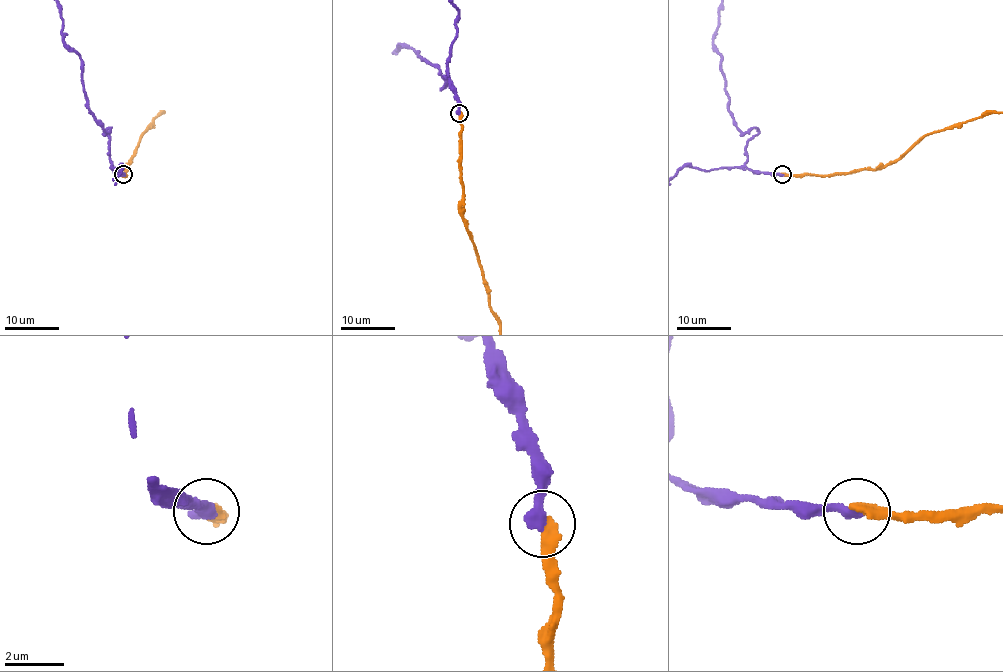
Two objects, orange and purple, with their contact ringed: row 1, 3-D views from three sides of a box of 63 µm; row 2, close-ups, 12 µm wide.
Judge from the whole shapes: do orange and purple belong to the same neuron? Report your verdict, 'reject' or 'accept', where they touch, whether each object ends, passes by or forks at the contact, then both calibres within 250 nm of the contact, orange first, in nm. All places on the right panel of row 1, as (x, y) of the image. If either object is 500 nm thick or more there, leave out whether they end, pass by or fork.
reject; at (782, 174); orange ends there; purple ends there; 400 nm thick on the orange side, 380 nm on the other

